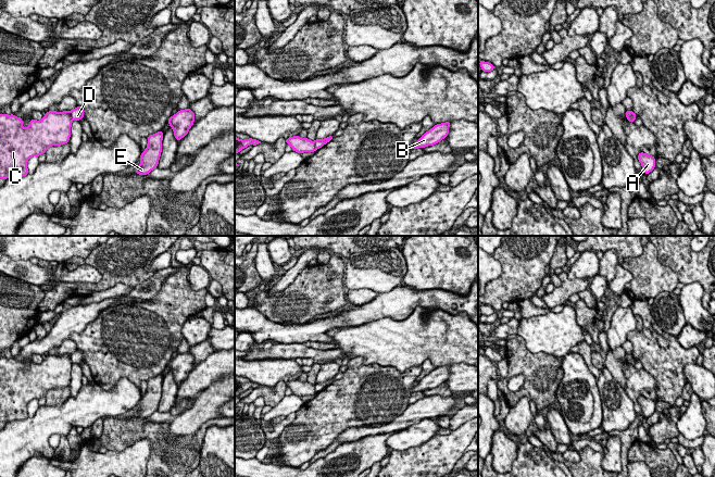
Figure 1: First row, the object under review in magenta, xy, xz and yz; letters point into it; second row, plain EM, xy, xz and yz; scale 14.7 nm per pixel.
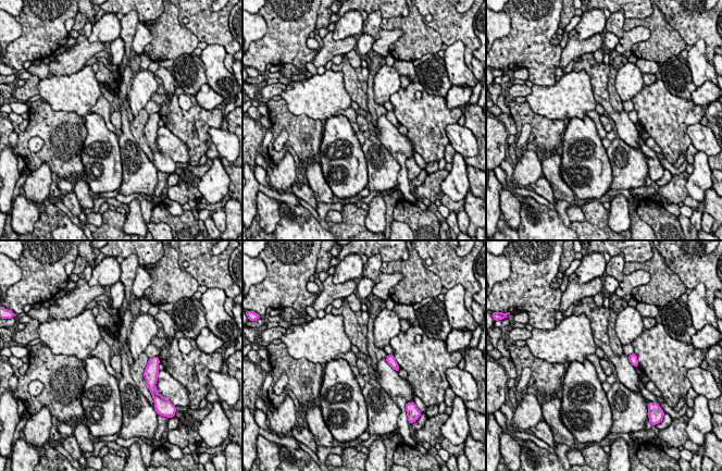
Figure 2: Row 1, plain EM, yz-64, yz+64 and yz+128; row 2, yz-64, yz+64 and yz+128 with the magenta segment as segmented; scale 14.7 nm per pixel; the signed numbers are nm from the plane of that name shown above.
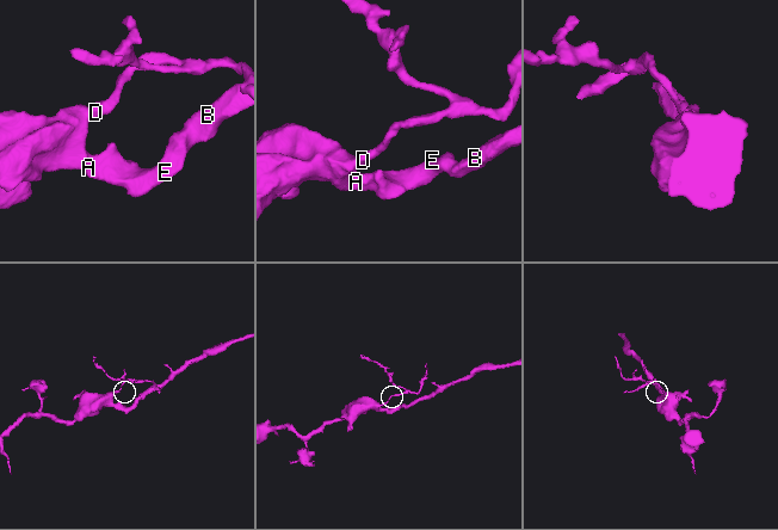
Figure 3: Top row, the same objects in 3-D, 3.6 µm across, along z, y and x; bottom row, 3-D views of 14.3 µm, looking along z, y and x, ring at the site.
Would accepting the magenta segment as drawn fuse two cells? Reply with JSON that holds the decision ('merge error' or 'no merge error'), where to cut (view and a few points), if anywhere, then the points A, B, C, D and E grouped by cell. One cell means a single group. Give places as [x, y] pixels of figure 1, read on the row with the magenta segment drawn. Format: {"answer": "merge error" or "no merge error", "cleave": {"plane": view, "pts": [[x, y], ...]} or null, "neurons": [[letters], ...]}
{"answer": "merge error", "cleave": {"plane": "xy", "pts": [[70, 111], [72, 120]]}, "neurons": [["A", "B", "C", "E"], ["D"]]}

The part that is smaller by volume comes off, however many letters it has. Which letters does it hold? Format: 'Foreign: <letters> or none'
Foreign: D

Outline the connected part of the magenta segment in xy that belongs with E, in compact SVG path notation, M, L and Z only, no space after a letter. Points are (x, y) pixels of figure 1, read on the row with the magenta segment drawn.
M158 131L147 137L148 145L140 155L141 163L135 167L137 174L147 175L158 167L162 152L163 134L163 131Z

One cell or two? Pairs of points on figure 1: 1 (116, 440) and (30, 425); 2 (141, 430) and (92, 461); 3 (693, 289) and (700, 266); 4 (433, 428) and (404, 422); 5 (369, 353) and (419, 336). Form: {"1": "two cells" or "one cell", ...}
{"1": "two cells", "2": "two cells", "3": "two cells", "4": "two cells", "5": "one cell"}

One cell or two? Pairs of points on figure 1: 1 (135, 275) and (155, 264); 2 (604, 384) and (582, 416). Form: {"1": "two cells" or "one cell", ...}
{"1": "two cells", "2": "two cells"}

